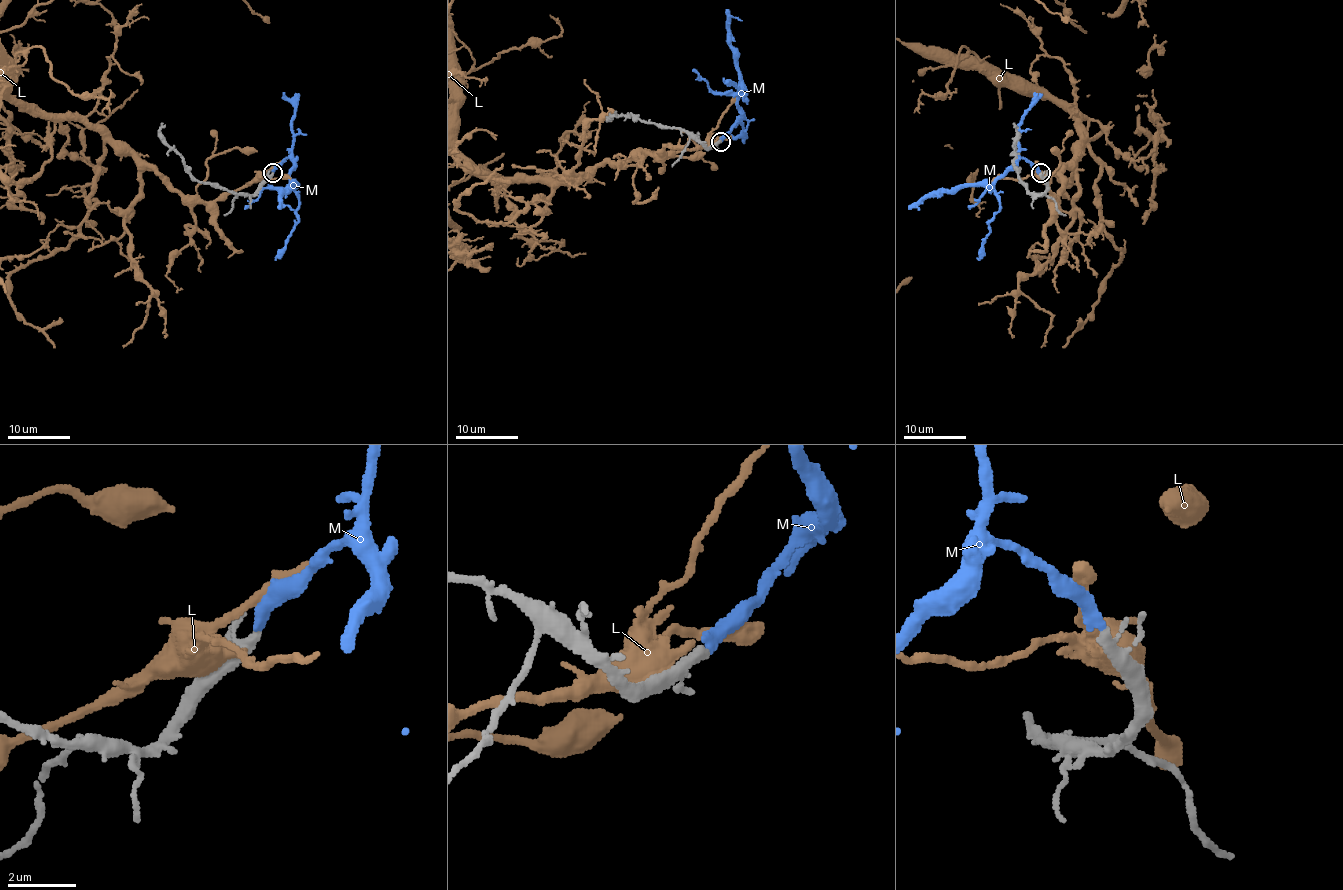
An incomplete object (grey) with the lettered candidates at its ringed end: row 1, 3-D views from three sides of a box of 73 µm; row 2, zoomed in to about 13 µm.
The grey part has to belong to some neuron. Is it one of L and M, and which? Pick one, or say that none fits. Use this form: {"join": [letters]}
{"join": ["M"]}

